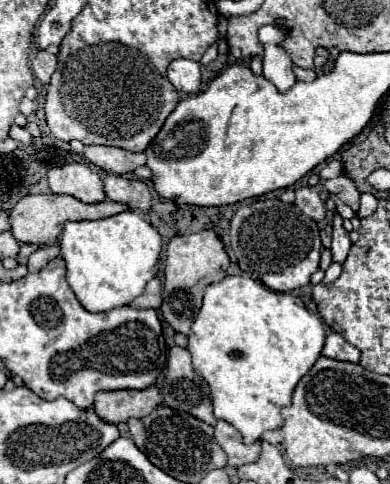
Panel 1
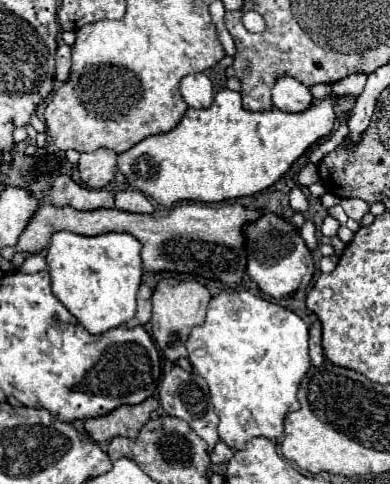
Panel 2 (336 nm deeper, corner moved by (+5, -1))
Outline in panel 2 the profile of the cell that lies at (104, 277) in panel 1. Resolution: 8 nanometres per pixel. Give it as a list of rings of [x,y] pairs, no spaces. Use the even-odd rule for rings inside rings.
[[[56,231],[48,245],[46,261],[52,277],[52,291],[60,303],[92,335],[128,323],[136,313],[136,293],[142,279],[140,243],[128,233],[104,233],[84,237],[70,231]]]

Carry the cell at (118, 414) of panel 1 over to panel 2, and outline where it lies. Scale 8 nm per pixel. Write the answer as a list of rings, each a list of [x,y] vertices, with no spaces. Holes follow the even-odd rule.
[[[150,397],[144,403],[122,405],[108,415],[86,419],[84,429],[96,443],[110,441],[112,437],[118,437],[118,435],[134,439],[156,409],[158,409],[158,401]]]

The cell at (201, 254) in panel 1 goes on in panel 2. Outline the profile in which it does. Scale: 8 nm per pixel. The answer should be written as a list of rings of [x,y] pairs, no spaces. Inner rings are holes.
[[[162,279],[152,295],[152,337],[156,345],[162,349],[164,357],[172,363],[176,363],[182,357],[188,357],[186,353],[186,341],[192,331],[192,327],[202,325],[206,317],[206,307],[210,303],[210,293],[206,287],[202,287],[196,281],[178,281],[178,279]]]

